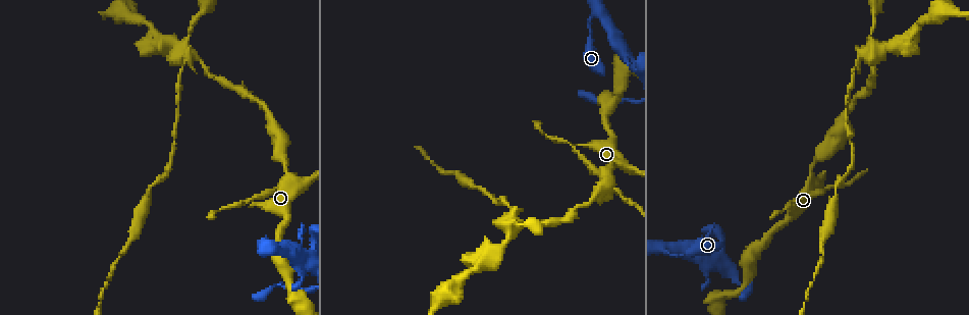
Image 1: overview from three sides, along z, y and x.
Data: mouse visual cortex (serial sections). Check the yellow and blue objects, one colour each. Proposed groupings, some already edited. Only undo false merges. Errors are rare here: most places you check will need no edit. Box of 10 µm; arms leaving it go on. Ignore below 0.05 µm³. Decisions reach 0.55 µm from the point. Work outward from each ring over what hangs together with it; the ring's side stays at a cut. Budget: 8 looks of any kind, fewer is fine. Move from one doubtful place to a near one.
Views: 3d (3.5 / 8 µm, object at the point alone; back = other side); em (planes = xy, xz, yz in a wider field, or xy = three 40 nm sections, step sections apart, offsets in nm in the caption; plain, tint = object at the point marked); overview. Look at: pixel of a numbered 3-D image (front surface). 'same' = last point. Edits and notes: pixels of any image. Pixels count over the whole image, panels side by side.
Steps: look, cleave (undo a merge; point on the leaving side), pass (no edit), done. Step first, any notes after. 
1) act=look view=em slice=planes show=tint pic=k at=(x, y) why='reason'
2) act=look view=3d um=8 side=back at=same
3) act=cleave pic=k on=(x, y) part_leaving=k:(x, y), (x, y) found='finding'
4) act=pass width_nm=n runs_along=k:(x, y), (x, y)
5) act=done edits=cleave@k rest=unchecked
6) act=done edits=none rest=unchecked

act=look view=3d um=3.5 pic=1 at=(268, 113)

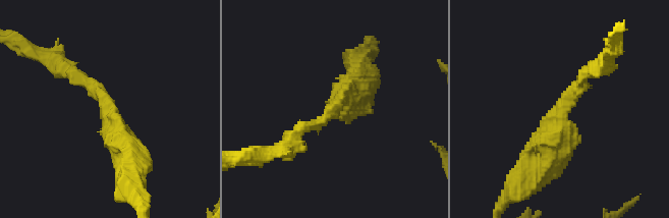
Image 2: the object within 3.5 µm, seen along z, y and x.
act=look view=em slice=xy step=1 show=tint pic=2 at=(564, 106) arm_widths_nm=150,400

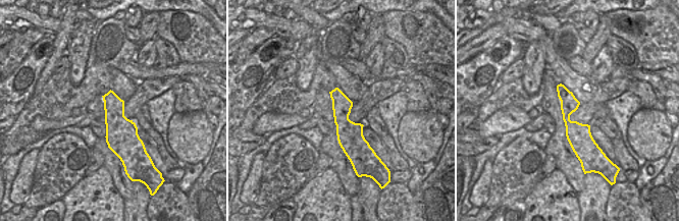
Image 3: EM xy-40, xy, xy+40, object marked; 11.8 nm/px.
act=look view=em slice=xy step=5 show=tint at=same why='another direction'

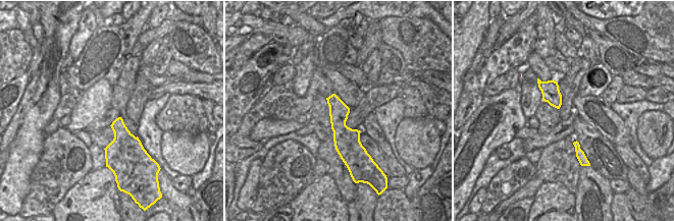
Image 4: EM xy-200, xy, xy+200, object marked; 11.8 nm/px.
act=pass width_nm=240 runs_along=2:(134, 159), (104, 96), (63, 67) found='one cell here'

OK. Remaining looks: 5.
act=look view=3d um=3.5 pic=1 at=(190, 51) why='sharp bend'

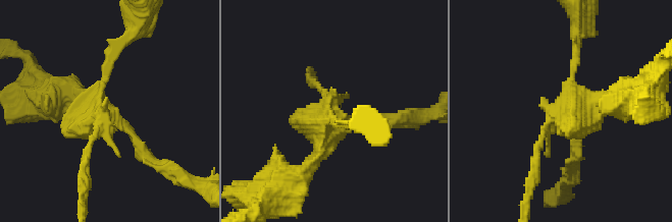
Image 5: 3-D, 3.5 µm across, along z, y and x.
act=look view=em slice=xy step=2 show=tint pic=5 at=(331, 113)

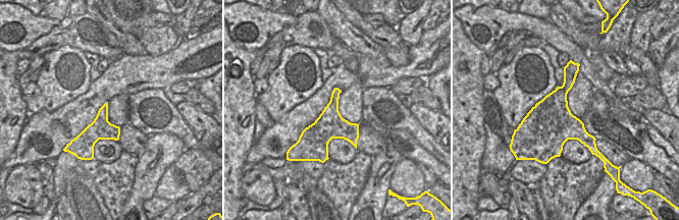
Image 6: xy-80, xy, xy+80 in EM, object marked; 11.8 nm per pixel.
act=look view=em slice=xy step=3 show=tint at=same

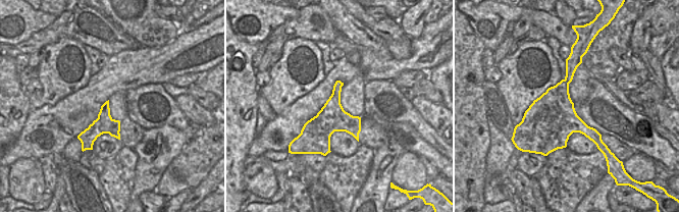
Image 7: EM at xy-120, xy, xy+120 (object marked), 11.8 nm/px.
act=cleave pic=5 on=(88, 149) part_leaving=5:(100, 116), (103, 125), (85, 157), (81, 207) found='two cells meet here'

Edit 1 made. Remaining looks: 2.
act=done edits=cleave@5 rest=unchecked

